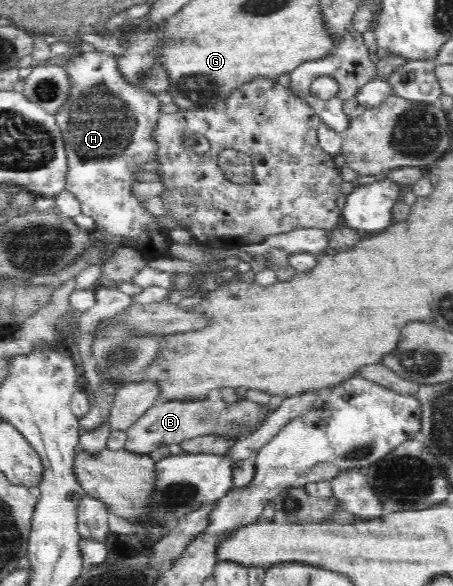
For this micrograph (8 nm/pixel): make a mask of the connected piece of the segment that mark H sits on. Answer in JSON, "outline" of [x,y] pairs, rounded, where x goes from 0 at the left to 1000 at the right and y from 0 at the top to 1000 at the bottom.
{"outline":[[[216,85],[174,89],[137,113],[155,137],[152,169],[119,198],[135,220],[148,261],[143,326],[166,333],[181,350],[181,367],[208,374],[212,387],[225,387],[238,403],[283,406],[289,411],[283,420],[300,423],[325,445],[375,440],[373,422],[382,415],[375,392],[360,391],[360,374],[349,382],[349,370],[325,362],[318,352],[322,340],[305,341],[291,328],[291,312],[298,309],[294,295],[307,292],[302,282],[340,275],[344,268],[347,247],[336,229],[358,196],[355,172],[340,159],[278,138],[260,116],[256,96],[247,92]]]}

